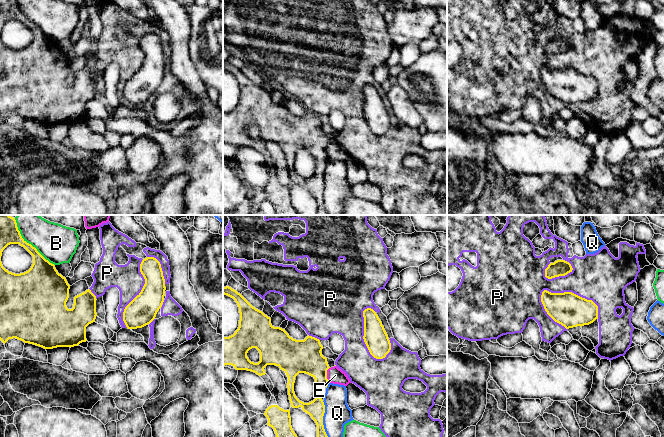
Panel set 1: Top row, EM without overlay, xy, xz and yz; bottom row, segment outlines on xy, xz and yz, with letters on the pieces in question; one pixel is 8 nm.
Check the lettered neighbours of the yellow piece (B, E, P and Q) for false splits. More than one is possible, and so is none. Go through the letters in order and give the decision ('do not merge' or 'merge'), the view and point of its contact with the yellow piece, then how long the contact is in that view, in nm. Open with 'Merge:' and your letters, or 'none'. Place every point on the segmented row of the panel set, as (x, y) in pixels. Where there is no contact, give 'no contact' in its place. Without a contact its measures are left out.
Merge: none
B: do not merge; meets yellow in xy at (28, 243); contact 500 nm long
E: do not merge; meets yellow in xz at (326, 375); contact 130 nm long
P: do not merge; meets yellow in yz at (575, 294); contact 500 nm long
Q: do not merge; meets yellow in xz at (322, 419); contact 300 nm long

